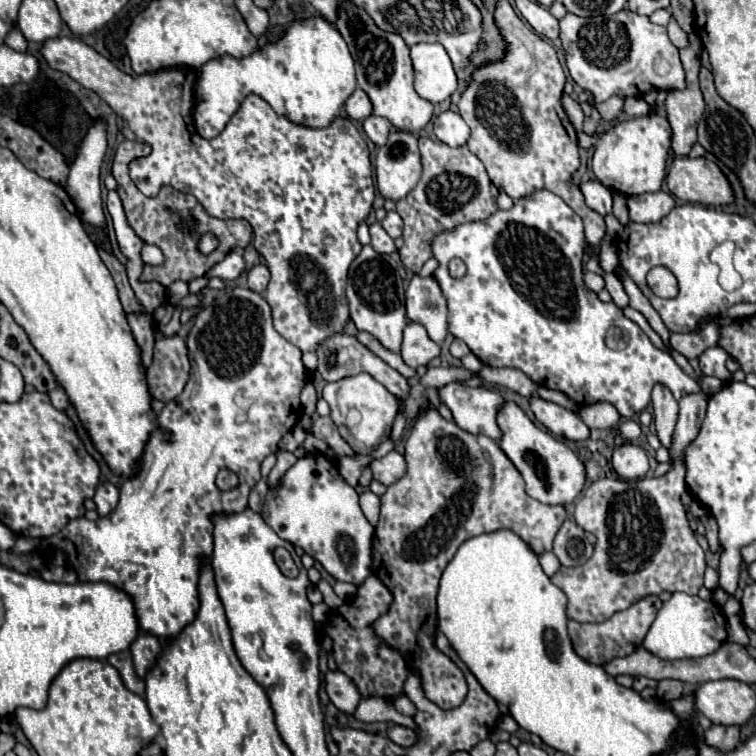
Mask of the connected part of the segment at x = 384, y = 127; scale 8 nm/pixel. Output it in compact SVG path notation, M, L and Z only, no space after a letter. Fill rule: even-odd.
M374 114L364 120L364 132L368 134L368 138L370 138L376 146L386 144L386 138L388 138L388 134L390 134L390 128L392 128L390 120L380 118L380 116L374 116Z

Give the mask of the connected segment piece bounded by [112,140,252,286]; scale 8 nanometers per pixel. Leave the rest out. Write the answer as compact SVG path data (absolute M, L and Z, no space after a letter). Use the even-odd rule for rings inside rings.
M124 140L116 148L114 166L112 166L112 176L118 182L118 194L124 204L128 224L134 228L134 232L144 242L156 244L164 252L164 264L162 266L144 266L142 280L156 280L162 286L170 286L176 280L184 280L184 282L196 280L196 278L202 278L214 264L224 260L232 248L236 248L236 246L246 248L250 244L252 226L246 220L212 218L192 194L184 194L184 192L178 192L170 186L164 186L160 190L158 198L144 198L142 192L136 190L136 186L132 184L132 180L128 176L128 162L132 158L140 156L142 150L150 150L150 146L140 140ZM204 234L212 234L218 240L218 248L210 254L202 254L198 248L198 242Z

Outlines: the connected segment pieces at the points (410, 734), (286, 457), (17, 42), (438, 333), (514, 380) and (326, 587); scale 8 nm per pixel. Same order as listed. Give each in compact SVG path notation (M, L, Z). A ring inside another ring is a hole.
M390 726L388 728L388 738L392 742L396 742L398 746L412 746L416 742L416 732L412 728L406 728L406 726Z
M278 450L276 452L276 466L270 470L270 474L268 474L268 486L270 488L278 488L278 484L280 484L280 480L282 480L282 476L296 464L296 456L292 454L292 452L288 452L288 450Z
M18 28L10 30L10 34L6 36L6 44L8 44L12 50L16 50L16 52L26 52L26 48L28 48L28 42L26 42L26 38L22 36L22 32L20 32Z
M414 276L410 280L410 286L406 290L406 312L410 322L420 322L426 326L428 336L434 342L442 342L448 334L448 324L446 324L446 300L440 292L438 282L422 276Z
M484 366L478 374L480 374L482 380L506 386L506 388L518 392L520 396L530 396L530 394L534 394L540 388L524 372L518 372L518 368L492 368L492 366Z
M321 579L317 588L323 596L324 603L331 609L335 610L343 604L343 601L335 594L332 586L325 580Z

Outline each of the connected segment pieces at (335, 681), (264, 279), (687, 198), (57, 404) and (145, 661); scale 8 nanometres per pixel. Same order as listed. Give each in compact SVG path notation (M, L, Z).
M344 672L326 674L326 692L328 692L330 700L334 702L334 706L348 714L354 714L356 706L360 704L360 698L362 698L362 696L358 696L358 688L354 688L354 684L350 684L350 678Z
M258 264L248 272L248 288L250 290L264 294L266 288L268 288L268 282L270 282L270 272L264 264Z
M676 156L668 168L666 184L670 194L682 202L718 206L734 200L728 180L720 168L706 158Z
M56 388L54 392L48 392L48 396L50 396L50 402L52 402L52 406L54 406L54 408L64 410L64 408L68 406L68 396L64 394L64 390L62 390L62 388Z
M140 632L138 638L132 642L130 650L132 650L136 674L138 674L140 678L144 678L146 672L154 666L156 658L160 656L160 652L162 652L162 642L160 642L156 636L148 634L148 632Z

